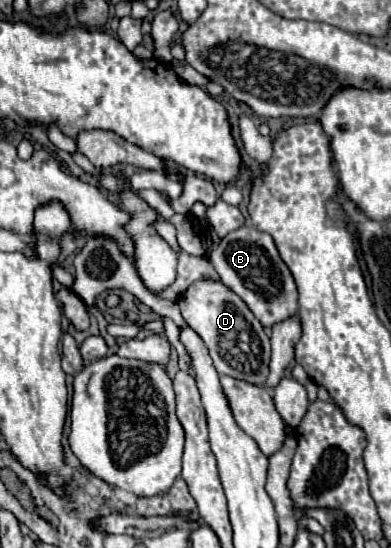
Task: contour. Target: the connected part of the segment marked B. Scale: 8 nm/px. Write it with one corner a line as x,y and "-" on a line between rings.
240,227
228,233
218,249
210,251
210,261
216,267
220,281
234,289
234,293
238,293
242,301
246,301
248,309
264,327
272,327
274,323
280,323
296,313
298,293
292,273
280,259
274,239
268,233
262,233
254,227

